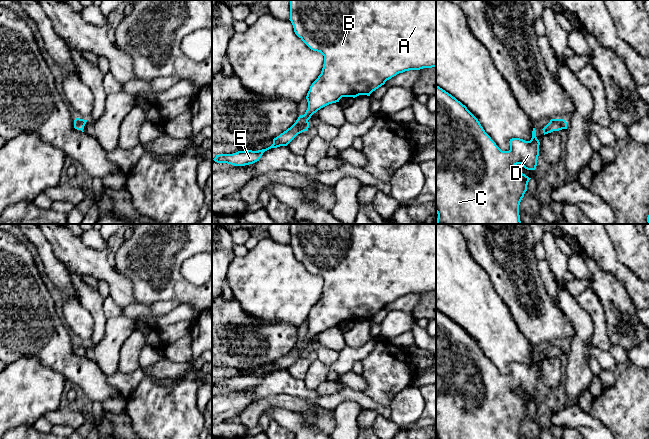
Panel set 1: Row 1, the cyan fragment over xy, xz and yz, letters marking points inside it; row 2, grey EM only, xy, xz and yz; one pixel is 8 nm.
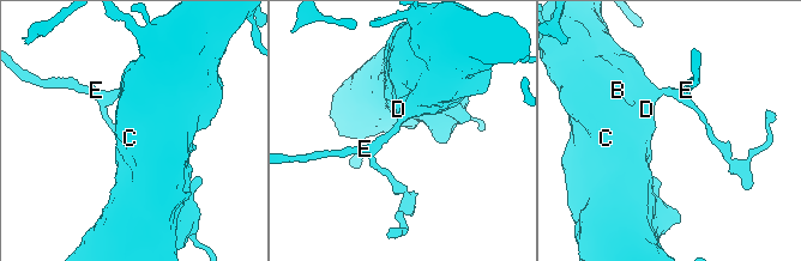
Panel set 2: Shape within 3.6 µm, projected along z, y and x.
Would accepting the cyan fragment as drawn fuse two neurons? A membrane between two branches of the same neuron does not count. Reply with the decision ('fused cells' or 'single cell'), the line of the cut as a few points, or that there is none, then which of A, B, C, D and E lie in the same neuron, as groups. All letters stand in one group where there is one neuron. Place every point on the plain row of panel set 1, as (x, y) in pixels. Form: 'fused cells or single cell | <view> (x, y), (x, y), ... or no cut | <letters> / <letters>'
single cell | no cut | A B C D E

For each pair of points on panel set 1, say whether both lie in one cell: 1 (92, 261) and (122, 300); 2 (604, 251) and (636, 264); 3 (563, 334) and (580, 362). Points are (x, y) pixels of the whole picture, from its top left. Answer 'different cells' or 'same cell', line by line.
1: same cell
2: different cells
3: different cells

